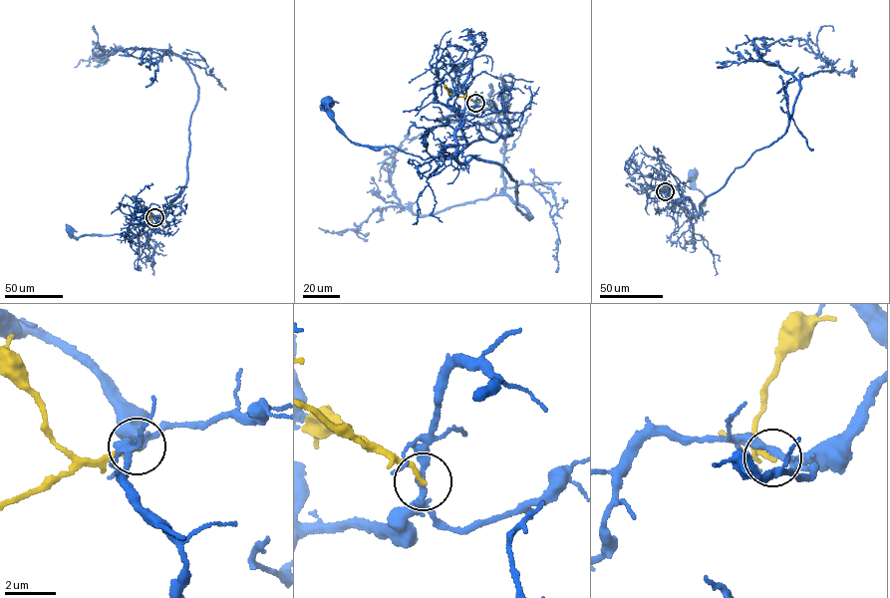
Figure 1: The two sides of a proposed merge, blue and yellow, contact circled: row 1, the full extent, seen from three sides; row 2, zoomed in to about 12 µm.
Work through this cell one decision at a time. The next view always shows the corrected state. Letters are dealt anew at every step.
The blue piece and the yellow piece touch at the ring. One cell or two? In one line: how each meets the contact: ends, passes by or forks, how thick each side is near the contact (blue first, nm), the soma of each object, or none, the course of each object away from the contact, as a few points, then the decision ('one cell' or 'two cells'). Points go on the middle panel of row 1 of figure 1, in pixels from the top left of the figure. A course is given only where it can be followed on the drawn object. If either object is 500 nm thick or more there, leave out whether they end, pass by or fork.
blue forks; yellow ends; calibres 240 and 200 nm; soma blue (327, 102); soma yellow none; course blue (475, 103), (463, 113), (465, 146), (455, 159), (424, 159), (351, 142), (331, 119), (327, 102); course yellow (475, 103), (448, 92), (444, 84); two cells

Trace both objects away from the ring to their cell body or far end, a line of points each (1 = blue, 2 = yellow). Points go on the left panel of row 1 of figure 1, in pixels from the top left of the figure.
1: (154, 217), (149, 211), (158, 216), (156, 225), (135, 237), (114, 234), (76, 237), (69, 228)
2: (154, 217), (142, 222), (134, 230)

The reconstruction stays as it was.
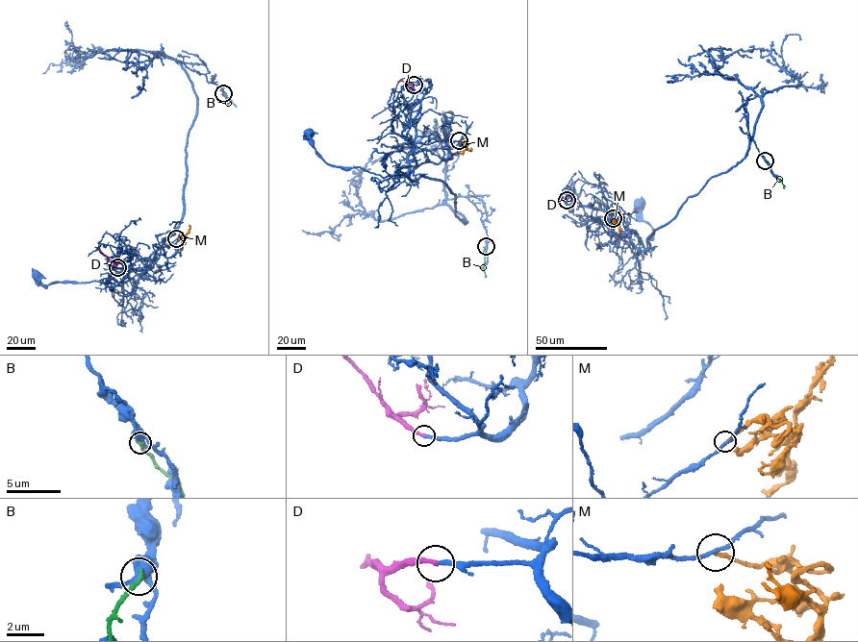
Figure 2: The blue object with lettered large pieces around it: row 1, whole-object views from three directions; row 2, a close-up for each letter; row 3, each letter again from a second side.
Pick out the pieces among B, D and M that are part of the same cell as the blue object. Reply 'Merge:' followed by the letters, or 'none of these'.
Merge: D

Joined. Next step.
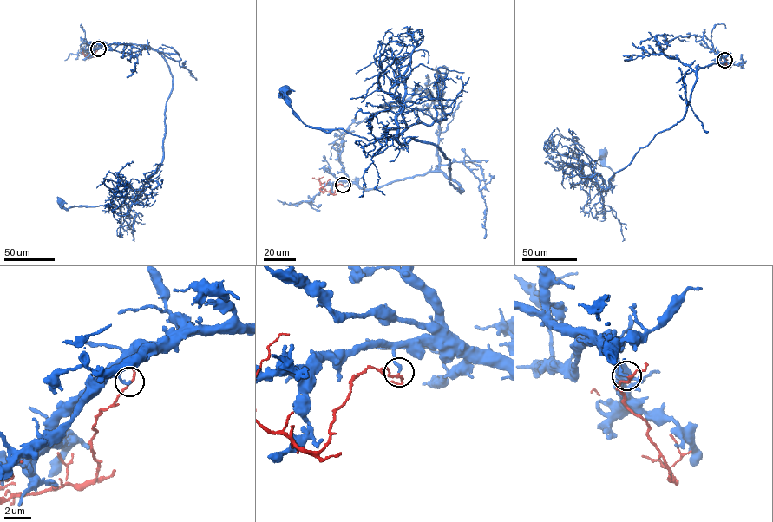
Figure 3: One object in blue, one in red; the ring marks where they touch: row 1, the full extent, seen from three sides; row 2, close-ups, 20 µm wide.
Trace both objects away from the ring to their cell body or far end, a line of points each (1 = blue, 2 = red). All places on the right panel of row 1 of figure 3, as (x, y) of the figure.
1: (724, 60), (697, 71), (684, 117), (640, 148), (609, 179), (608, 191), (614, 173), (602, 152)
2: (724, 60), (728, 68), (724, 61), (728, 51)

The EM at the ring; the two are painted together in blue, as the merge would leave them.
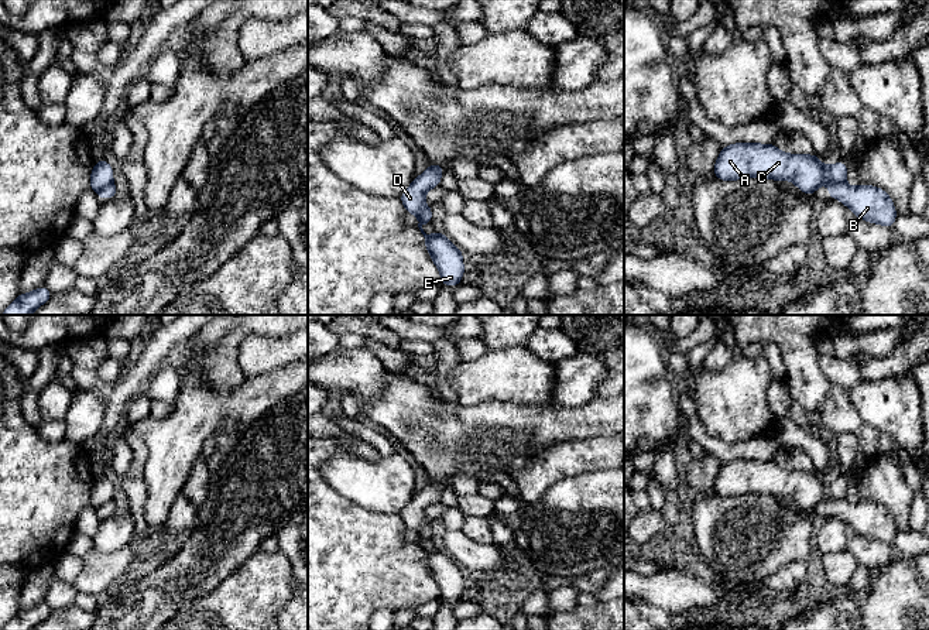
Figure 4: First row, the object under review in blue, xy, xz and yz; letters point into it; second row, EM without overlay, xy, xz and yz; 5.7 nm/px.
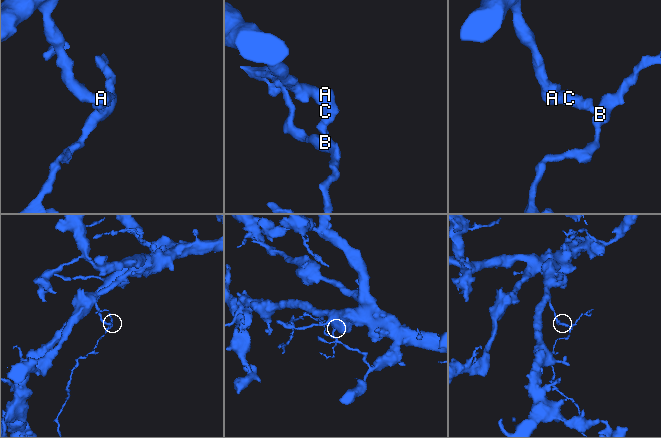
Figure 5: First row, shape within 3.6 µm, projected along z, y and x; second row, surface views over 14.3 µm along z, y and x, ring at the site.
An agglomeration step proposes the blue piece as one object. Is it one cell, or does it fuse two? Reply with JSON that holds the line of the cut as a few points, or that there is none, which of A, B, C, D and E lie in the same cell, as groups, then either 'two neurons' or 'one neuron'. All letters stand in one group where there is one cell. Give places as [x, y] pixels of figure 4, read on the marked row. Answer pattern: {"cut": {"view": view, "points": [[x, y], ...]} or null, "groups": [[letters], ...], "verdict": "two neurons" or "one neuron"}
{"cut": {"view": "xy", "points": [[112, 182], [98, 192]]}, "groups": [["A", "C", "D"], ["B", "E"]], "verdict": "two neurons"}

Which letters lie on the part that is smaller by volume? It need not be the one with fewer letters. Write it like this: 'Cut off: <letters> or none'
Cut off: B, E

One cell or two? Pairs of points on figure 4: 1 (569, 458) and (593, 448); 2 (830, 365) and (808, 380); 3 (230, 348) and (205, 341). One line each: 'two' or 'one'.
1: one
2: two
3: two

